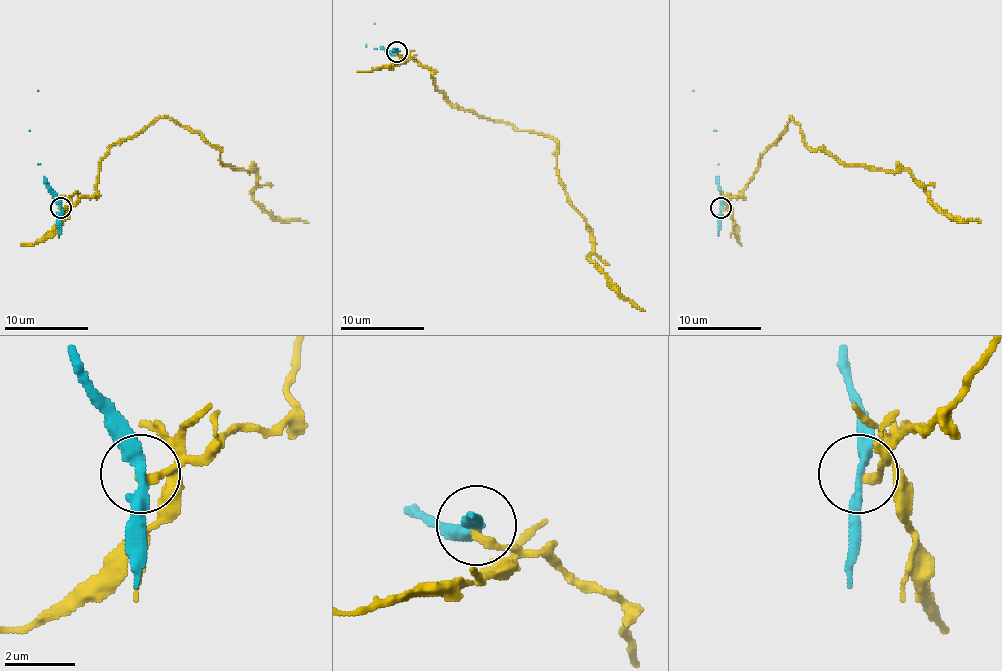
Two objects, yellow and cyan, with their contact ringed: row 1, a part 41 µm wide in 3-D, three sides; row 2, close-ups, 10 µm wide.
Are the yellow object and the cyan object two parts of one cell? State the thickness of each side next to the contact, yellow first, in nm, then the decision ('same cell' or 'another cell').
240 nm thick on the yellow side, 320 nm on the other; another cell

